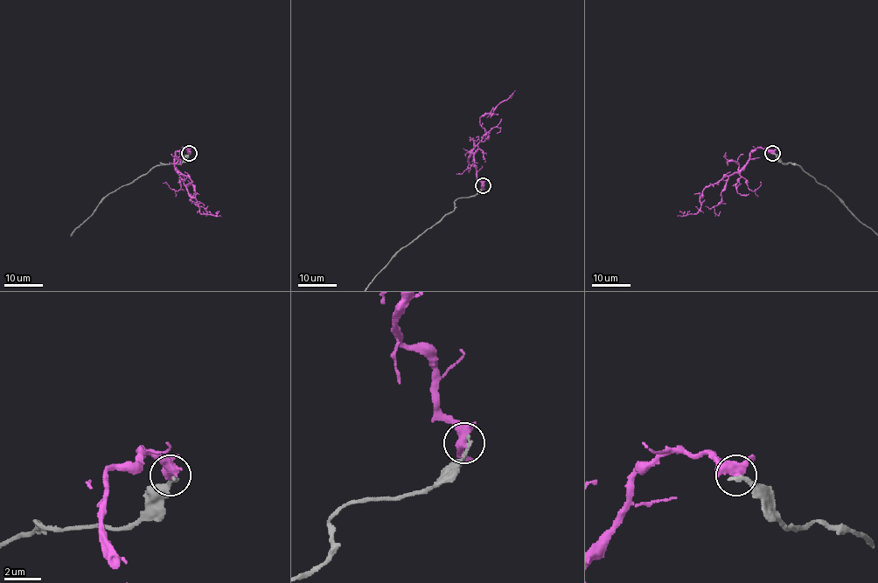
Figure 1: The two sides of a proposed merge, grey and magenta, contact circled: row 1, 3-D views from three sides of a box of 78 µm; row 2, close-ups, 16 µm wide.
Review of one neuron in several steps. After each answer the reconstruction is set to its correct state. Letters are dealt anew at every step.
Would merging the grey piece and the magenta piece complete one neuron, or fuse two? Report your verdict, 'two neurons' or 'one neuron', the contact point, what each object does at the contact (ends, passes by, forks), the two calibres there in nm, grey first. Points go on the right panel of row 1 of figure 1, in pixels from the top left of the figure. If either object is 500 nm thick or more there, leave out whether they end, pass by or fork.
two neurons; place (772, 153); grey ends; magenta forks; calibres 240 and 400 nm

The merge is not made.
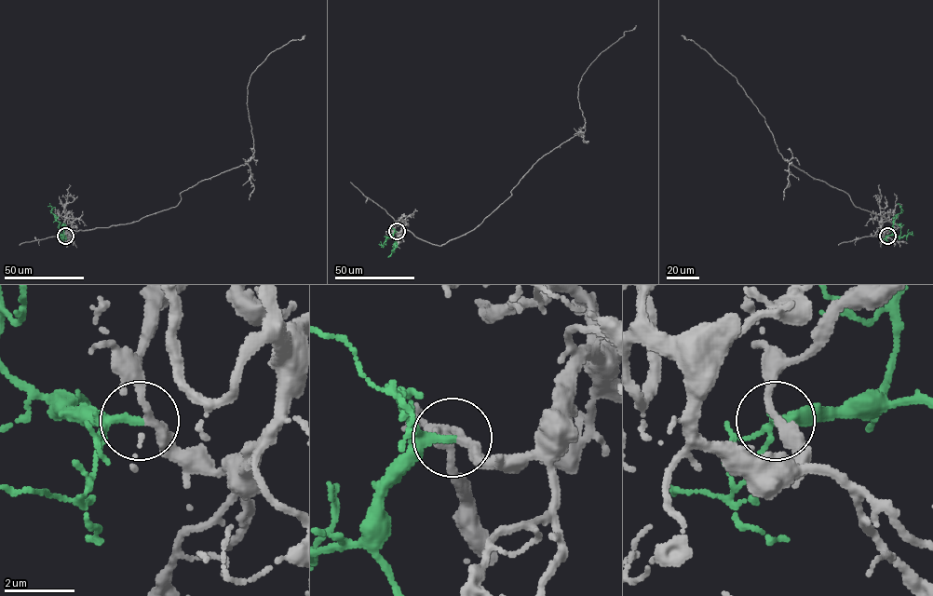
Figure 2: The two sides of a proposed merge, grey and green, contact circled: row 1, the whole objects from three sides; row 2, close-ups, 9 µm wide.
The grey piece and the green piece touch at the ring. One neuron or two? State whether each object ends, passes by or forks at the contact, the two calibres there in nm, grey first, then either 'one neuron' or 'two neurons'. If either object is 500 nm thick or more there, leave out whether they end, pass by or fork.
grey passes by; green forks; calibres 280 and 160 nm; one neuron

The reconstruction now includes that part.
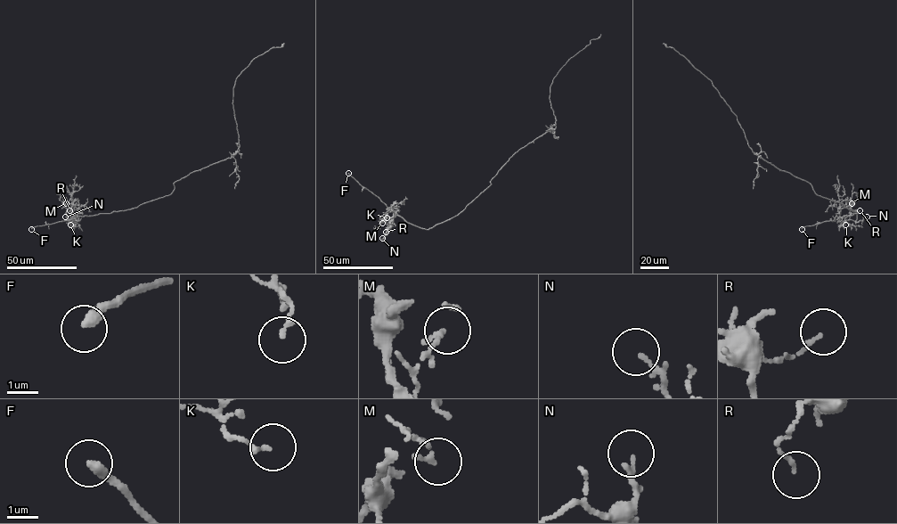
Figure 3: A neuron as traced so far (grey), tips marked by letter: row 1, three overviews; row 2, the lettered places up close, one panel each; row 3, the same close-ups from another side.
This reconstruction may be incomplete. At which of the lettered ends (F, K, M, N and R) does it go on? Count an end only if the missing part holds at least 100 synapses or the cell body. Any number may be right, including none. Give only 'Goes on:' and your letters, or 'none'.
Goes on: F

